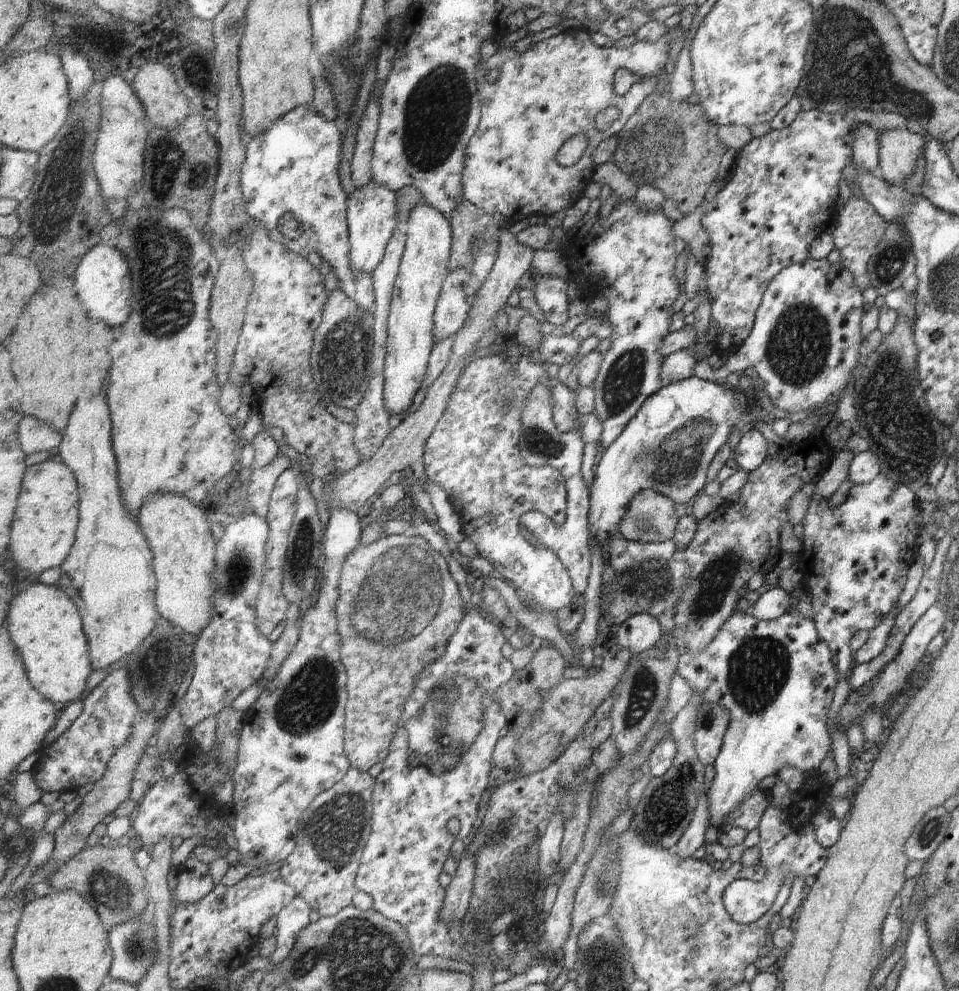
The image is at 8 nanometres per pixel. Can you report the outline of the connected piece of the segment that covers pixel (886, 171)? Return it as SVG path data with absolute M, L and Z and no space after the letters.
M887 129L877 140L877 174L887 184L901 185L916 169L916 160L924 146L923 137L907 129Z

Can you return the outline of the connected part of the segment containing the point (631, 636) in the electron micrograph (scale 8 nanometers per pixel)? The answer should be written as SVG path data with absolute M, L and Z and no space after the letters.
M641 613L620 623L616 638L624 649L633 651L635 656L643 654L660 644L664 637L664 628L658 618Z

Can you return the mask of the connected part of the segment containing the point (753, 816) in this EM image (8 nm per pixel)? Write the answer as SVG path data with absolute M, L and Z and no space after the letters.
M753 789L751 794L732 812L724 818L723 830L734 826L739 826L743 830L753 830L760 824L760 818L763 816L765 807L769 804L769 797Z

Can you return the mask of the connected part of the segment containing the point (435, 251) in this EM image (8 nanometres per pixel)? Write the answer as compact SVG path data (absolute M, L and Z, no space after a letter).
M423 203L416 206L411 213L409 222L404 226L408 239L406 249L400 264L400 271L396 278L396 285L392 296L392 307L388 320L388 349L386 356L386 369L384 372L384 399L388 411L393 415L403 415L413 404L417 390L422 388L422 382L428 373L428 364L437 340L434 335L436 330L436 308L440 294L448 276L449 259L452 256L452 223L434 206Z

